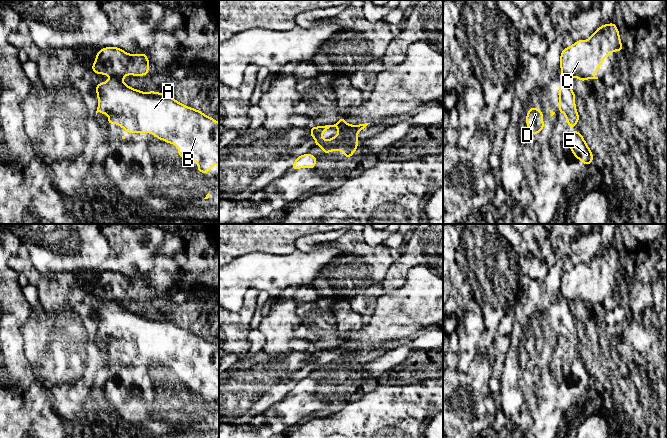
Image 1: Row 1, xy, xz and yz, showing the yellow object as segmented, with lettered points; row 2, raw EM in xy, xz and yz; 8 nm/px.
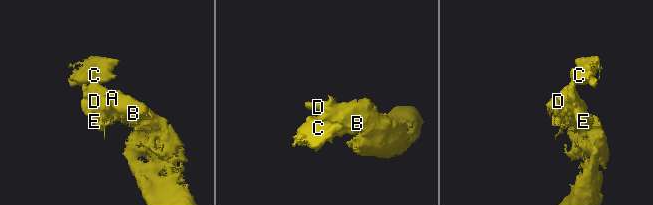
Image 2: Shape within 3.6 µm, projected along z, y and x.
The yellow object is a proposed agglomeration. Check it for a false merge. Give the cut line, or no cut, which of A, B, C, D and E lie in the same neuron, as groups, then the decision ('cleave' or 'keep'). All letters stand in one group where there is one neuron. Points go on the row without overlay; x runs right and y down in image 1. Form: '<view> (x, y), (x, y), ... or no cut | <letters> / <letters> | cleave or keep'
xy (113, 299), (122, 302) | A B D E / C | cleave

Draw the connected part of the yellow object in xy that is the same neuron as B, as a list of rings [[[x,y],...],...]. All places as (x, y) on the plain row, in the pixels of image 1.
[[[113,300],[105,307],[96,308],[98,319],[98,336],[109,339],[107,348],[116,347],[129,357],[153,357],[158,363],[164,364],[169,368],[178,370],[179,381],[183,384],[186,379],[190,384],[198,387],[198,396],[207,397],[211,395],[213,388],[219,389],[219,347],[213,342],[203,338],[200,334],[187,331],[165,317],[156,317],[151,314],[149,317],[131,312],[123,307],[123,302]]]

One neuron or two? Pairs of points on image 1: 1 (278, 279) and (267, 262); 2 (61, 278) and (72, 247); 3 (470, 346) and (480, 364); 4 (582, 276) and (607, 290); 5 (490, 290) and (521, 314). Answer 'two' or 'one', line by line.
1: one
2: two
3: two
4: one
5: two

